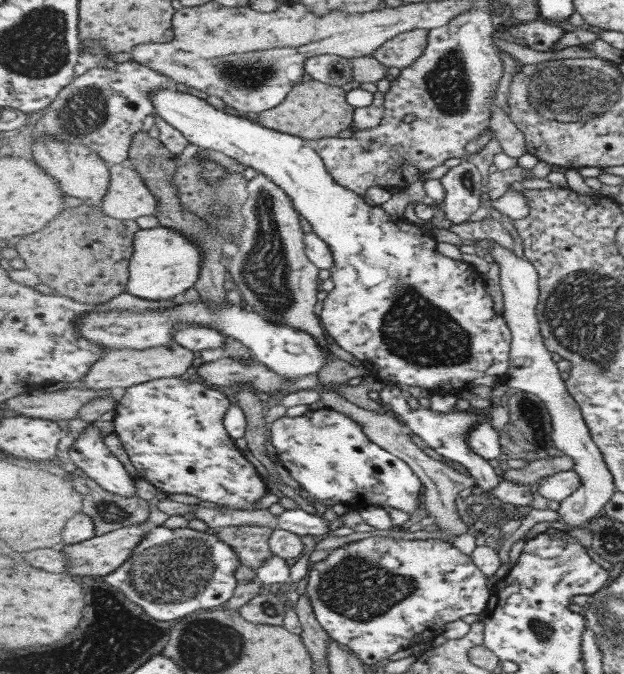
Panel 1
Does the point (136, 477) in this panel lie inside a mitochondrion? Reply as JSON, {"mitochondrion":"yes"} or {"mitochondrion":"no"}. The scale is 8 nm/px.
{"mitochondrion":"no"}

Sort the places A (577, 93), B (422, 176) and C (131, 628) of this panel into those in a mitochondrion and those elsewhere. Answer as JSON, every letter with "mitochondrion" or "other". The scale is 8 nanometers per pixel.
{"A":"mitochondrion","B":"other","C":"mitochondrion"}

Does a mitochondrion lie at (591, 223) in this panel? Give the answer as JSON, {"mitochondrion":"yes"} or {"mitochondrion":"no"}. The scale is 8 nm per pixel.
{"mitochondrion":"no"}

